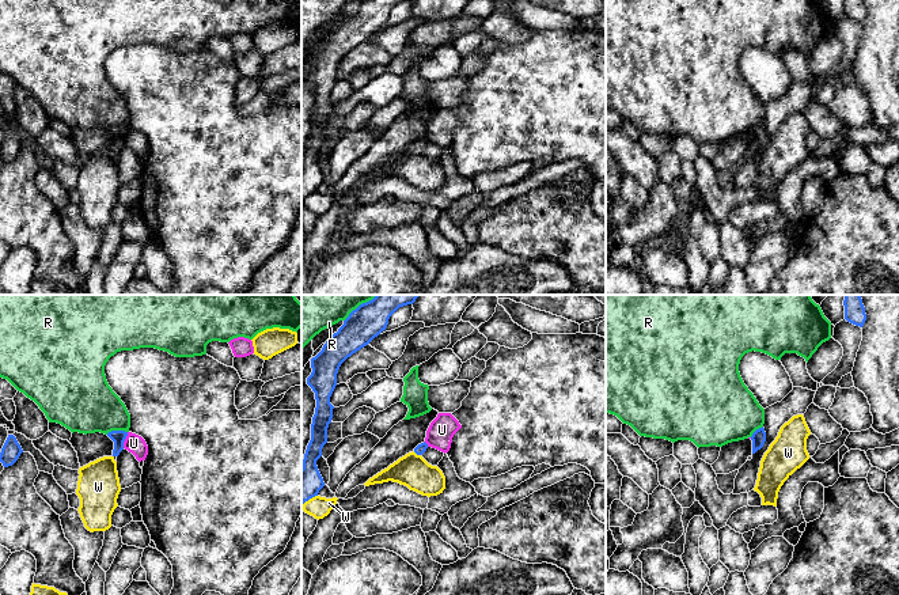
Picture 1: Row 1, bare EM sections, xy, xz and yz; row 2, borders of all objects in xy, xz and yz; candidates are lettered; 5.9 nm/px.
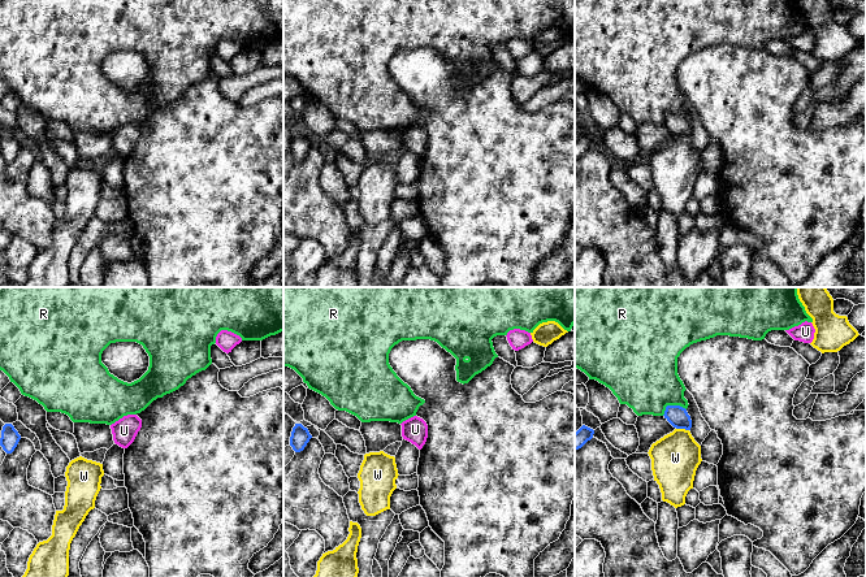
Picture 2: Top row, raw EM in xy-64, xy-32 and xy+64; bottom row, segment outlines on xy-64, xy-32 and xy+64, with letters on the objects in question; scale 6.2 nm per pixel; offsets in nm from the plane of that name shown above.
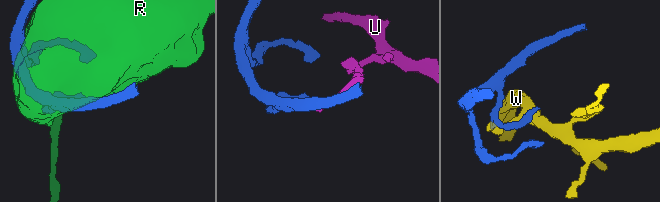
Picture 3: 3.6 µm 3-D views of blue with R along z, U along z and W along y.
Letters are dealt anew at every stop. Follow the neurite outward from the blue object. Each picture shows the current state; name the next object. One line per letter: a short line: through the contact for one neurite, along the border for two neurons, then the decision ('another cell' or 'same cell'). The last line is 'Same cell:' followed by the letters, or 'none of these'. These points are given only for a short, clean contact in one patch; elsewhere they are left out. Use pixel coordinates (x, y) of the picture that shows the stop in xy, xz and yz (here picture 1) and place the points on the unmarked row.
R: another cell
U: xy (128, 128), (122, 143) | another cell
W: another cell
Same cell: none of these

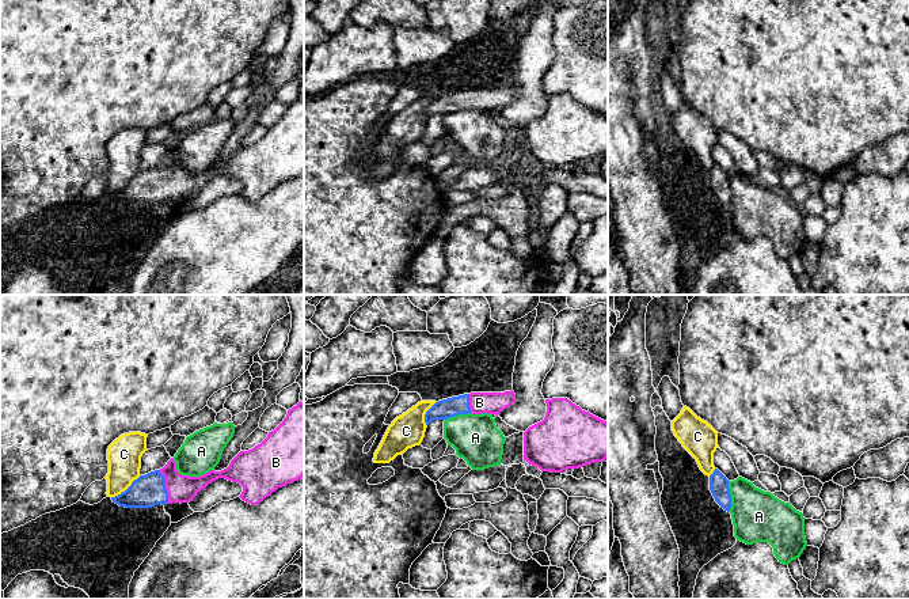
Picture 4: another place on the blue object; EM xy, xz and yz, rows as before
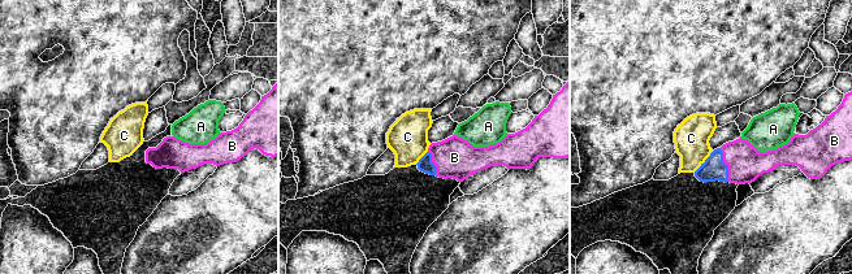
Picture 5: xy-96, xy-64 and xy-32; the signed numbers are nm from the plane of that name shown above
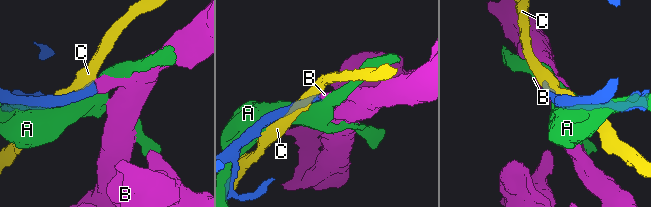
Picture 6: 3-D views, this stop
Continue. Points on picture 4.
A: another cell
B: xy (148, 186), (164, 182), (181, 184) | same cell
C: another cell
Same cell: B

